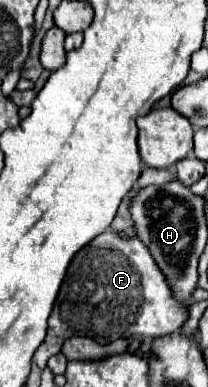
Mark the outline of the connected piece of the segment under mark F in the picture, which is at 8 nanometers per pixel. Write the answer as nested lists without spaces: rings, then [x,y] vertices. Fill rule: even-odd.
[[[108,229],[92,239],[72,259],[58,293],[58,301],[54,303],[54,311],[48,319],[48,335],[34,353],[34,361],[38,369],[44,371],[46,361],[56,355],[62,349],[64,339],[72,335],[92,337],[100,345],[108,345],[114,339],[128,337],[132,333],[154,339],[164,337],[178,331],[188,321],[188,311],[188,303],[174,301],[170,295],[170,285],[166,285],[166,277],[162,277],[162,271],[154,265],[150,249],[146,249],[138,237],[124,239]]]

